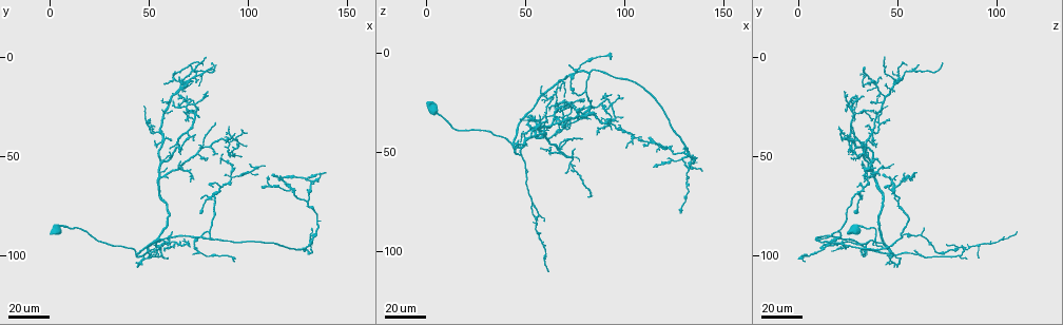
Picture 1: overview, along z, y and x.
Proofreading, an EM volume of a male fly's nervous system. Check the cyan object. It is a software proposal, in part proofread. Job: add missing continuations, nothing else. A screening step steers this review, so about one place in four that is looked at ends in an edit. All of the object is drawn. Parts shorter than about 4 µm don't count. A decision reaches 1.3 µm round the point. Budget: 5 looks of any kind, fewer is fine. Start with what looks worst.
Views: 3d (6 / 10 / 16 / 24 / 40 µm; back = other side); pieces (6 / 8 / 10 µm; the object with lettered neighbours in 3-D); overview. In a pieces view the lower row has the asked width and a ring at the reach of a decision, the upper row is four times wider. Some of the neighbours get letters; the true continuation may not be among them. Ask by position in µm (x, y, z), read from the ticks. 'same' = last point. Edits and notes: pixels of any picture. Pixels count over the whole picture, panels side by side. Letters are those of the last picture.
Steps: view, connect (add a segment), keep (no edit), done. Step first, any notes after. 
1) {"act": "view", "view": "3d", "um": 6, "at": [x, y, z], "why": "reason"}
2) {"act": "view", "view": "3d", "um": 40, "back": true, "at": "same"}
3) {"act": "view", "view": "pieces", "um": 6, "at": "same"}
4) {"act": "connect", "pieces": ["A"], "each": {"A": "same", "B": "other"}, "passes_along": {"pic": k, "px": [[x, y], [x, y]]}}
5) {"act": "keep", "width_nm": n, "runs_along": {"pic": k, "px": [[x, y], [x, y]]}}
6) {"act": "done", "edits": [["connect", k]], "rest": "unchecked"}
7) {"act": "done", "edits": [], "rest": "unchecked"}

{"act": "view", "view": "3d", "um": 24, "at": [84, 33, 26], "why": "free end"}

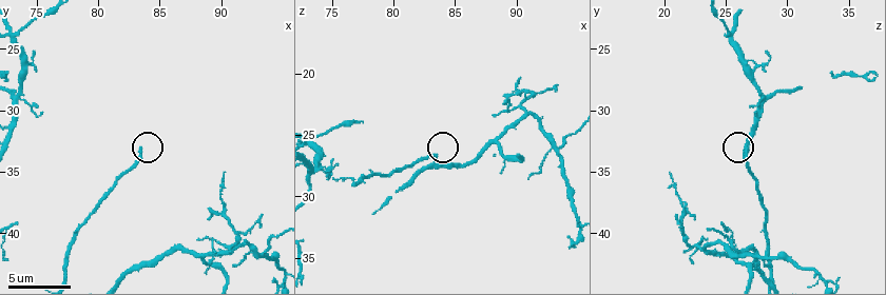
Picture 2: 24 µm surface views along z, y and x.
{"act": "view", "view": "pieces", "um": 10, "at": [83.6, 33.2, 26.8]}

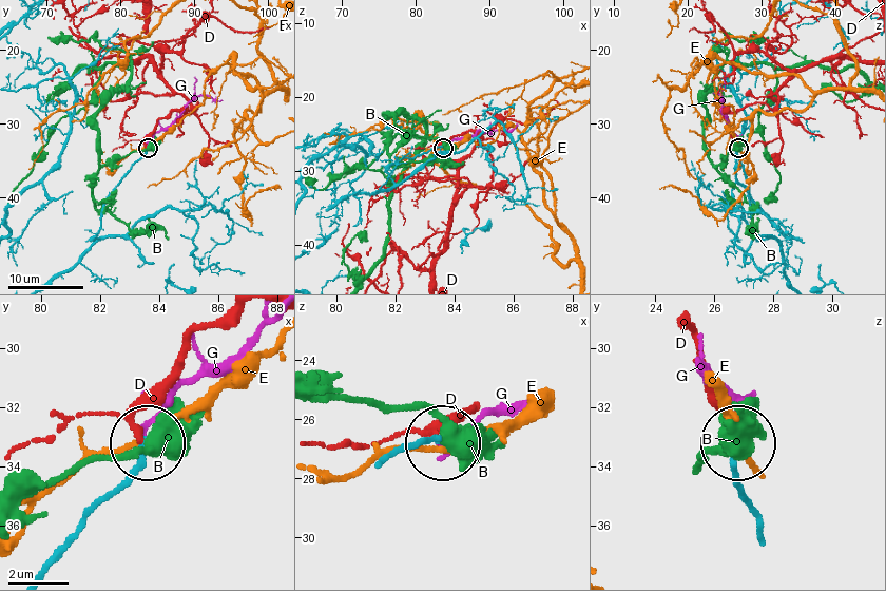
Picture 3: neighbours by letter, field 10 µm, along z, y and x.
{"act": "connect", "pieces": ["G"], "each": {"B": "other", "D": "other", "E": "other", "G": "same"}, "found": "the cell continues"}

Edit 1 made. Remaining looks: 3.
{"act": "view", "view": "overview"}

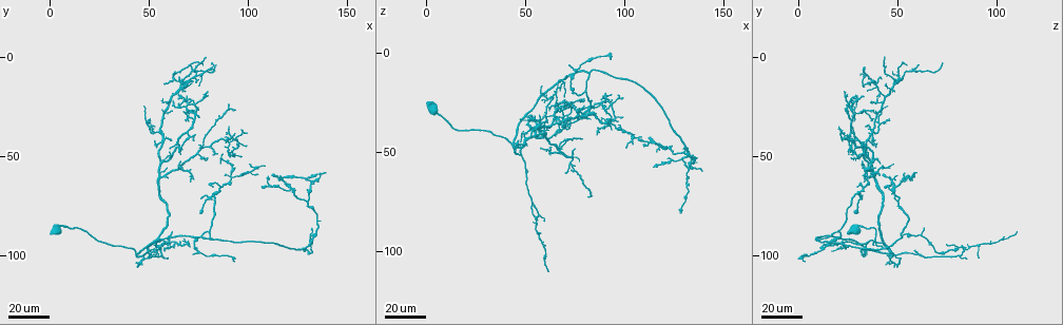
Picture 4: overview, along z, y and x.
{"act": "view", "view": "3d", "um": 24, "at": [84, 49, 28], "why": "free end"}

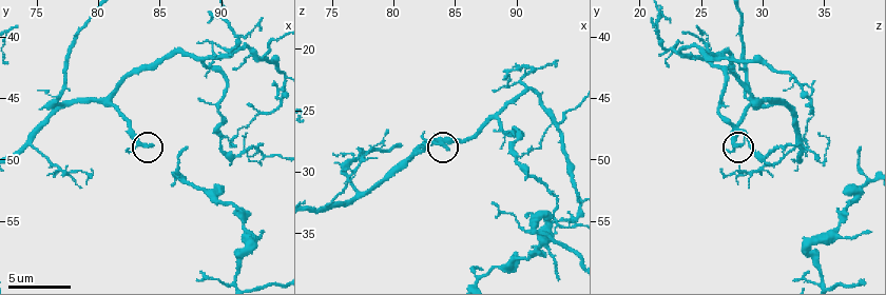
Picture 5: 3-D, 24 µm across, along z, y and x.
{"act": "view", "view": "pieces", "um": 6, "at": [84.4, 48.8, 28.0]}

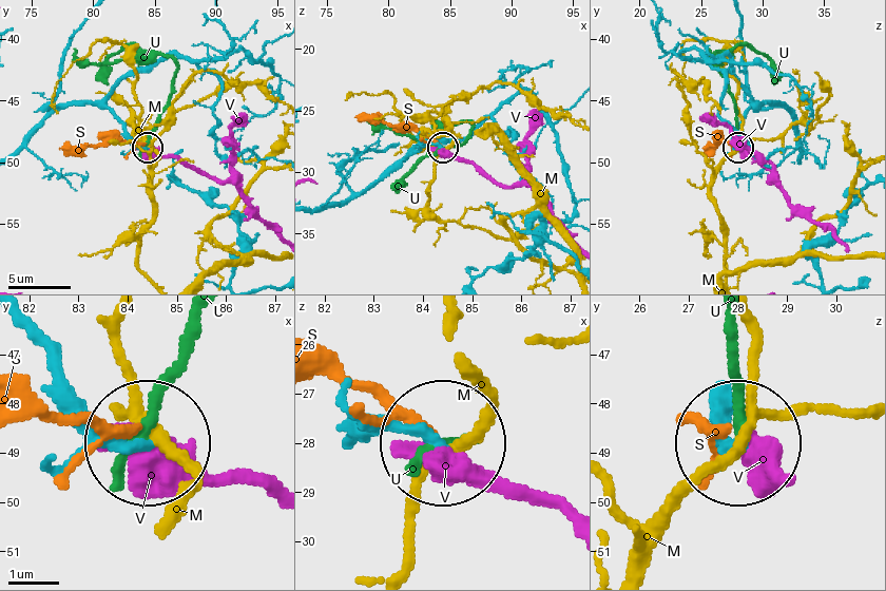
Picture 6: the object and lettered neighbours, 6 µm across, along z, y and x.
{"act": "keep", "each": {"M": "other", "S": "other", "U": "other", "V": "other"}, "runs_along": {"pic": 6, "px": [[350, 438], [408, 425], [442, 438]]}, "found": "no lettered segment goes on from it"}

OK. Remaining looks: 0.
{"act": "done", "edits": [["connect", 3]], "rest": "unchecked"}

